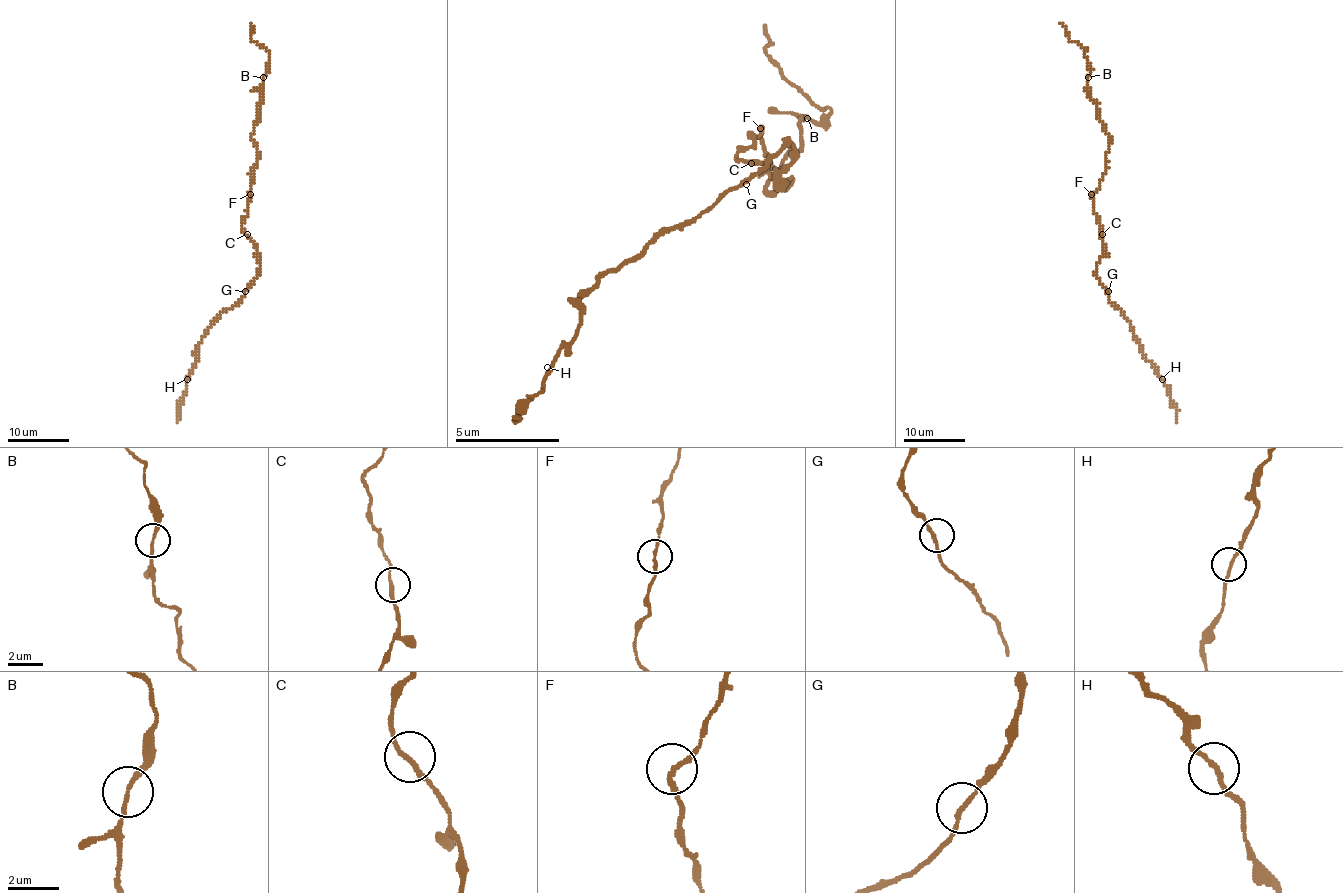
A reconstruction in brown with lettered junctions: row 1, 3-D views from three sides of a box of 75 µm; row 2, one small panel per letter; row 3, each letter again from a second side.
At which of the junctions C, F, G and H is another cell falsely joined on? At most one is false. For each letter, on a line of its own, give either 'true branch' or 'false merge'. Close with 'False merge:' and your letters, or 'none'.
C: true branch
F: true branch
G: true branch
H: true branch
False merge: none

